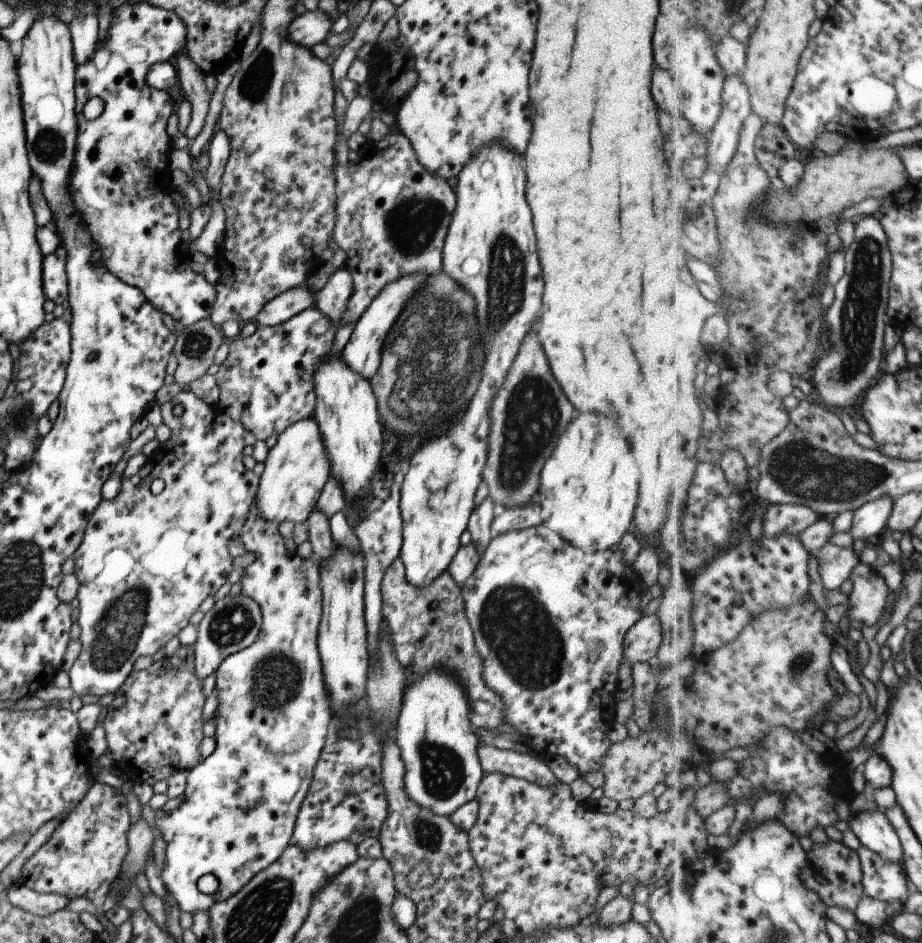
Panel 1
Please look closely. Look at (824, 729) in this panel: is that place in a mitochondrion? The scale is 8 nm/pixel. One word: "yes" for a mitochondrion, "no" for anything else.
no

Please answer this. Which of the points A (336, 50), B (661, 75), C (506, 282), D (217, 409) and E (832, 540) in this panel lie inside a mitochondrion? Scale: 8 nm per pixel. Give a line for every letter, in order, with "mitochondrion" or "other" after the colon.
A: other
B: other
C: mitochondrion
D: other
E: other

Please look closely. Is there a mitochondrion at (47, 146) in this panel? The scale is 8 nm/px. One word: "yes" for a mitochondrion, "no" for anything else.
yes

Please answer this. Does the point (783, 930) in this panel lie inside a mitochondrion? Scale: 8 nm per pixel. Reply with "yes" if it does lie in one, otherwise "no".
yes

